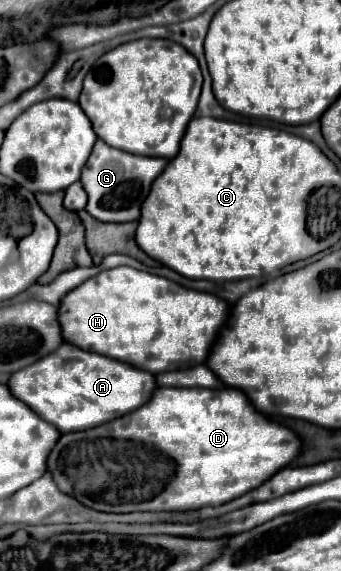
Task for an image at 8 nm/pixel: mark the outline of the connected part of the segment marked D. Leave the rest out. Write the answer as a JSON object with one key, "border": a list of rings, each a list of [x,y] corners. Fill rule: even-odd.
{"border":[[[157,388],[143,408],[83,432],[61,434],[47,458],[57,488],[99,512],[219,506],[261,486],[299,456],[301,440],[259,414],[241,390]]]}

